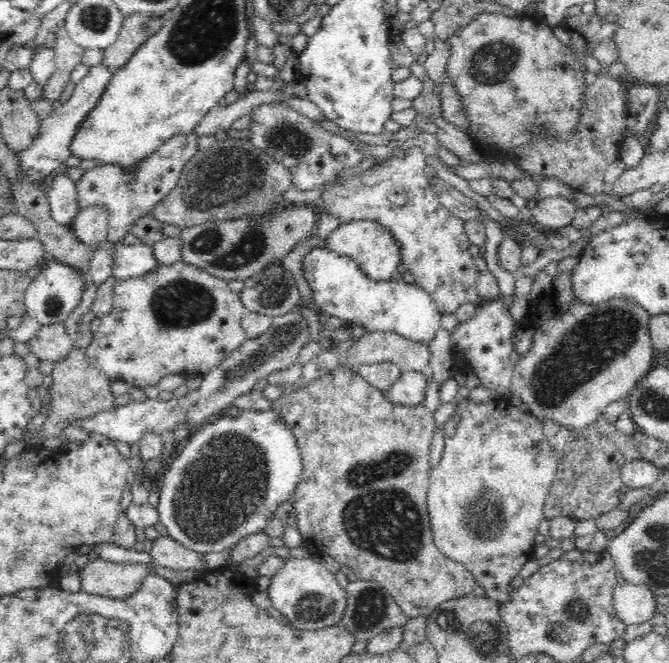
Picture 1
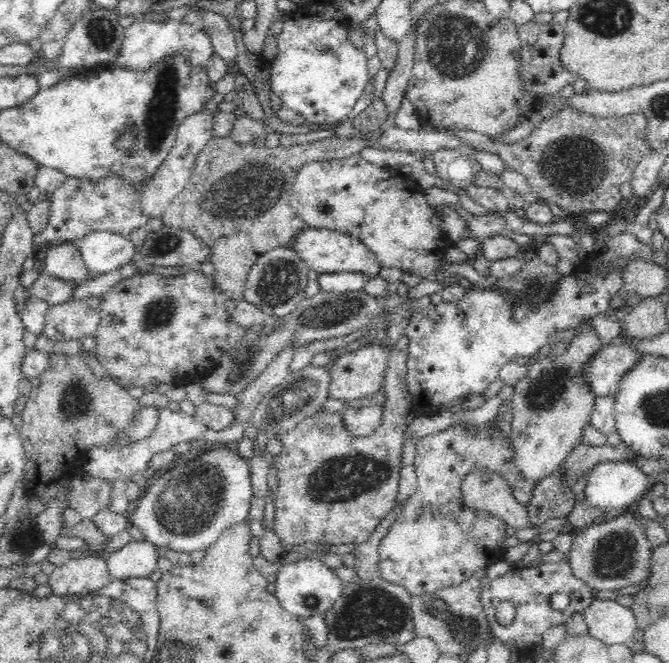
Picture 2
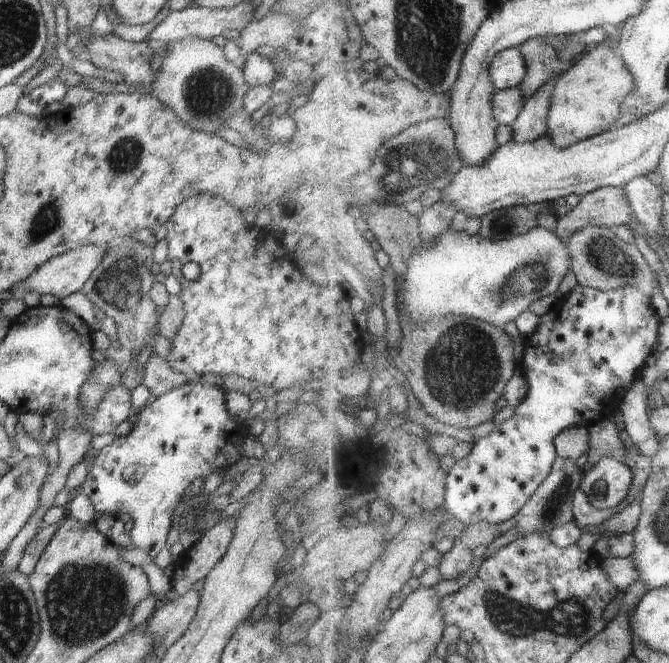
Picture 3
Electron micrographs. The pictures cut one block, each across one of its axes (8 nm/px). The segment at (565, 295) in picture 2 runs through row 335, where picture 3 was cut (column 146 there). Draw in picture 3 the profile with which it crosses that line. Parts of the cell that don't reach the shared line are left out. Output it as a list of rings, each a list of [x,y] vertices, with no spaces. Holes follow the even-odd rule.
[[[186,383],[180,388],[159,396],[137,414],[138,420],[128,435],[115,437],[112,444],[98,451],[89,466],[85,482],[80,492],[85,494],[98,514],[130,514],[133,528],[130,538],[135,548],[144,550],[148,556],[156,558],[166,544],[166,536],[171,528],[172,515],[180,504],[182,495],[197,478],[207,478],[212,473],[230,480],[230,468],[242,460],[237,447],[250,435],[248,427],[232,415],[226,408],[224,392],[216,386],[200,383]]]

